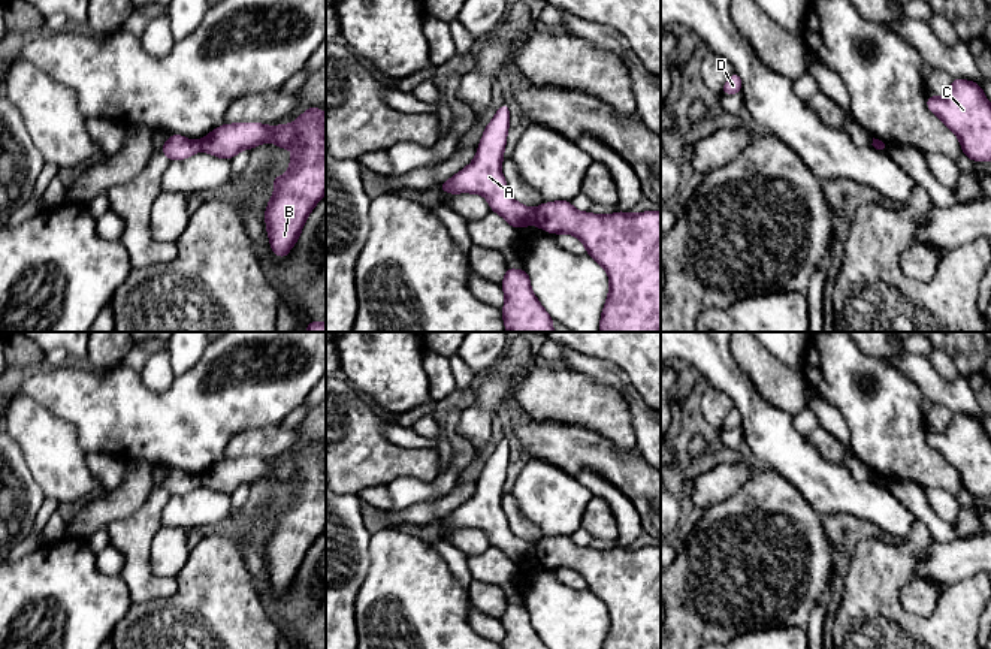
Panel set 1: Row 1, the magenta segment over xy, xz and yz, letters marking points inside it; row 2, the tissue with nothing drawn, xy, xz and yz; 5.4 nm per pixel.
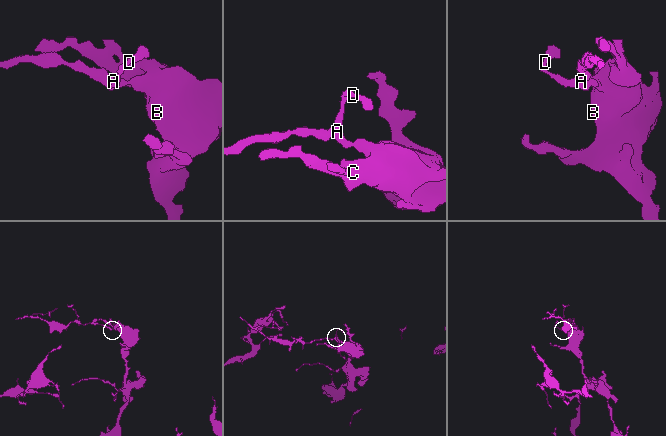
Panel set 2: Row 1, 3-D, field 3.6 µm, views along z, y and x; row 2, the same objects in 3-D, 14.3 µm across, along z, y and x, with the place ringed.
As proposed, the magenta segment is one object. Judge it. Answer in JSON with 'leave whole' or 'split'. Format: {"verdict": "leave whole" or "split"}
{"verdict": "split"}

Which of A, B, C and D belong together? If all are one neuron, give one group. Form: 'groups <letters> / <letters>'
groups A D / B C

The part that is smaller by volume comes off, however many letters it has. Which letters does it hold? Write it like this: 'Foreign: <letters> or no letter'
Foreign: A, D

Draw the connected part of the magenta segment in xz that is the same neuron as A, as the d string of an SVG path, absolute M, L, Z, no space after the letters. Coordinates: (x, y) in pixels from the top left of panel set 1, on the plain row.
M507 438L486 461L475 493L438 523L450 529L475 528L487 534L490 546L498 547L516 564L535 559L535 544L514 535L501 507L507 467L510 464L510 443Z

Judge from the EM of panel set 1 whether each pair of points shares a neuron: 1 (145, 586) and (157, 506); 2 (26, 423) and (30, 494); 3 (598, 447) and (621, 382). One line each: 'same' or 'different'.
1: same
2: different
3: different

